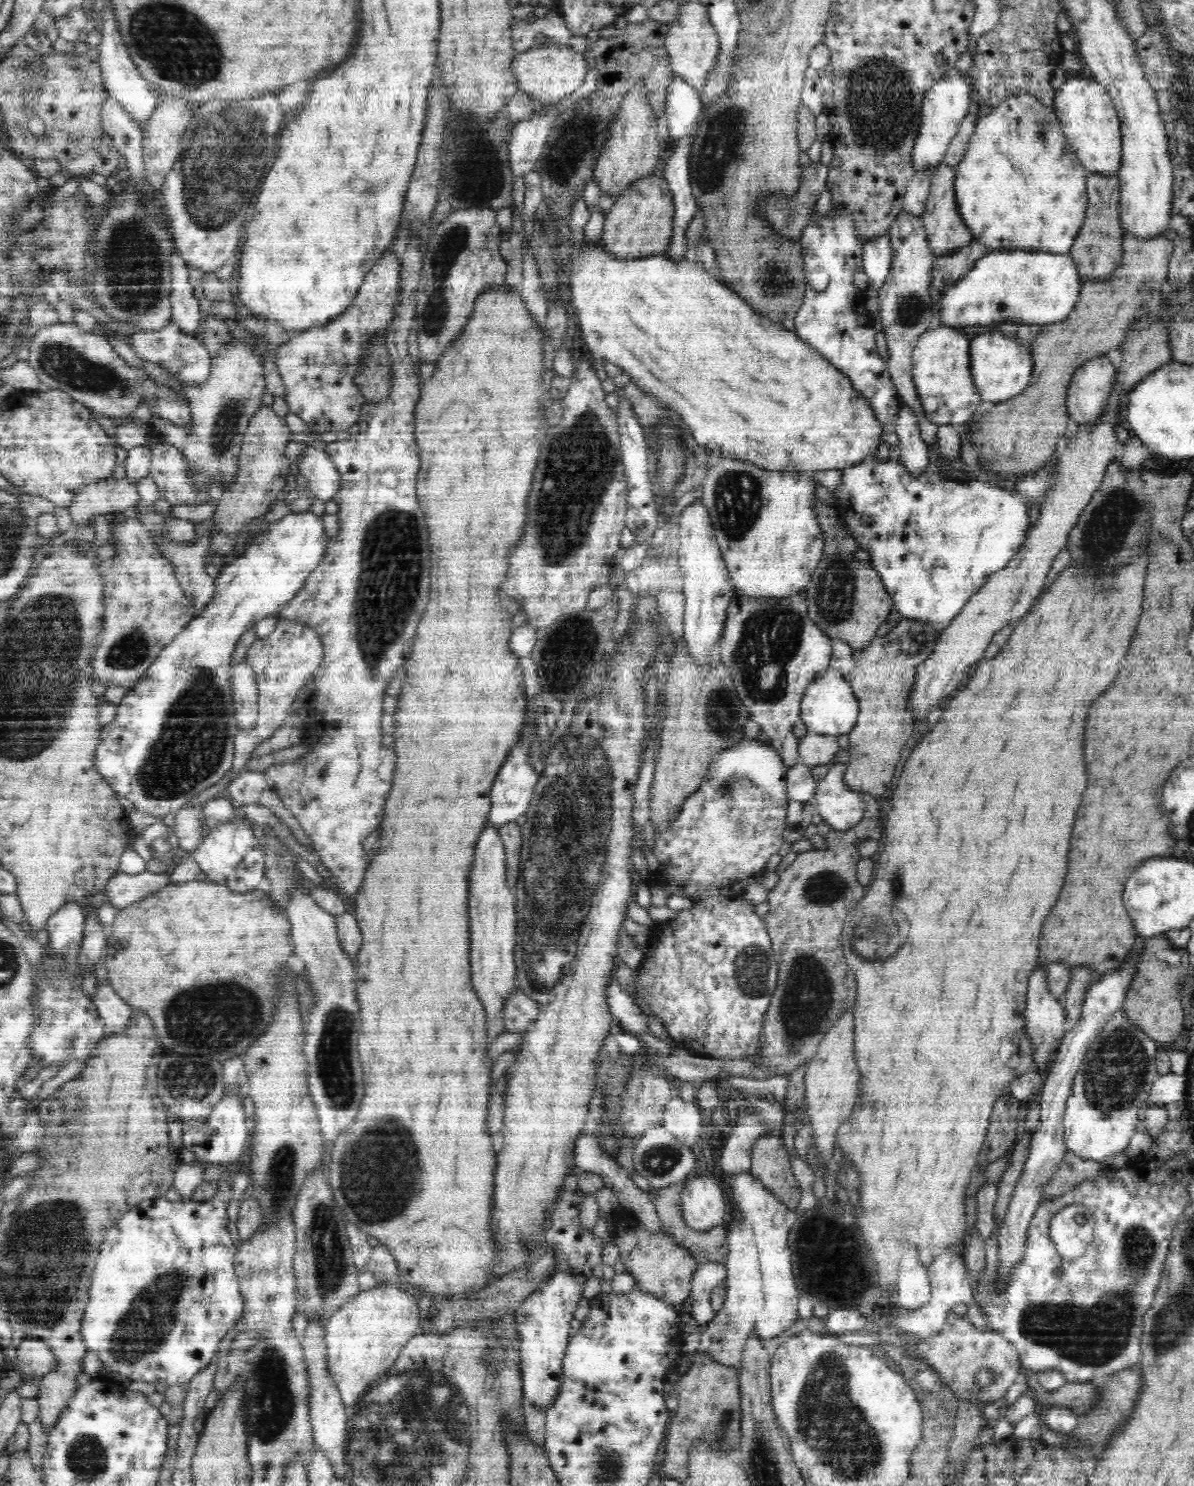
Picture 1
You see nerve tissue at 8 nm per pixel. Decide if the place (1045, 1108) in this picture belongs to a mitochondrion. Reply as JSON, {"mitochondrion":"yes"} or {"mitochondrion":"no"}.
{"mitochondrion":"no"}

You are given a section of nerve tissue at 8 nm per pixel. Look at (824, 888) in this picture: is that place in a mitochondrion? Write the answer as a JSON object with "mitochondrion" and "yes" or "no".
{"mitochondrion":"yes"}

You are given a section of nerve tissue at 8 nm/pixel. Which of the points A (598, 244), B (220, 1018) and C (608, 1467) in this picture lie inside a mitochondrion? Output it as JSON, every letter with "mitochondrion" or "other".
{"A":"other","B":"mitochondrion","C":"mitochondrion"}

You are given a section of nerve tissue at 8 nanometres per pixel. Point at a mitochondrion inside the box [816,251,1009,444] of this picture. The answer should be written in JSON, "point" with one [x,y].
{"point":[910,308]}

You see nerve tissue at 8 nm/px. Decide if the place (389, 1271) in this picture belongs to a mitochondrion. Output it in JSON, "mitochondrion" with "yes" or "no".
{"mitochondrion":"no"}

